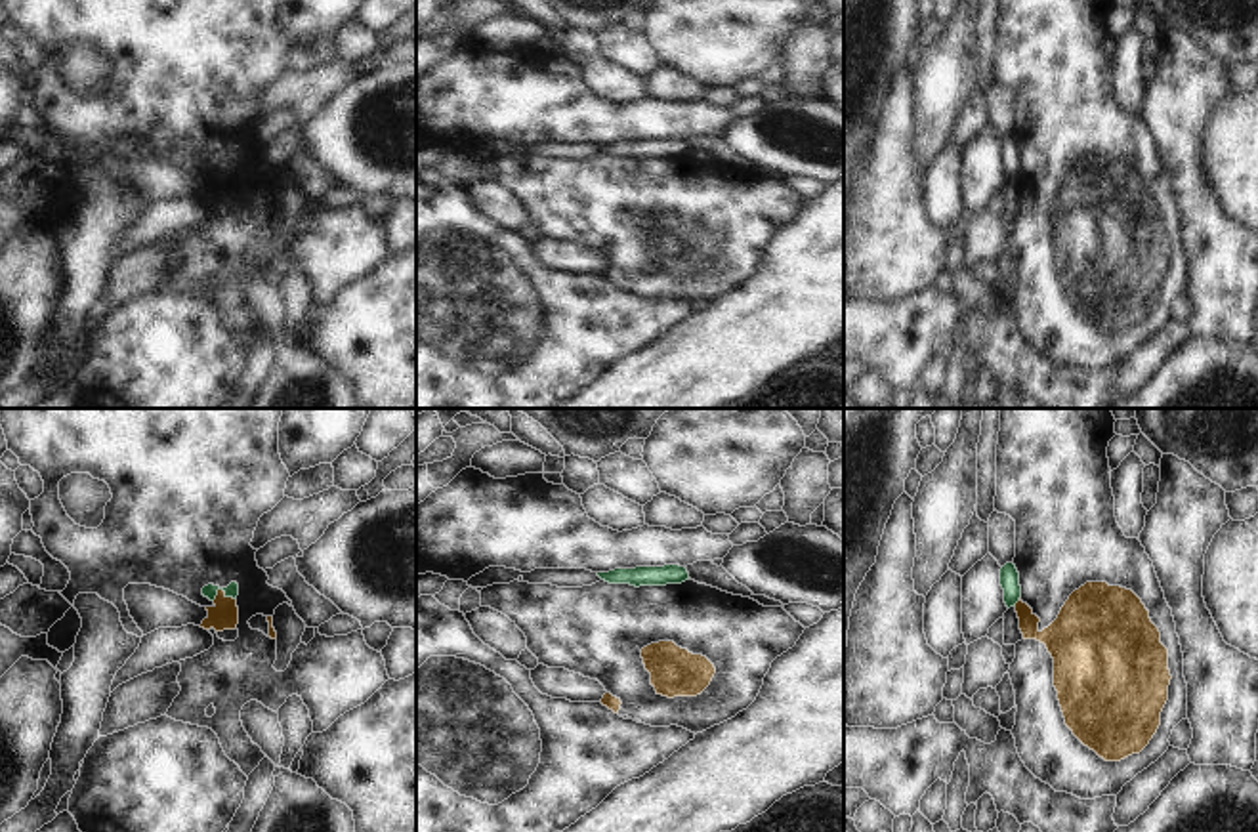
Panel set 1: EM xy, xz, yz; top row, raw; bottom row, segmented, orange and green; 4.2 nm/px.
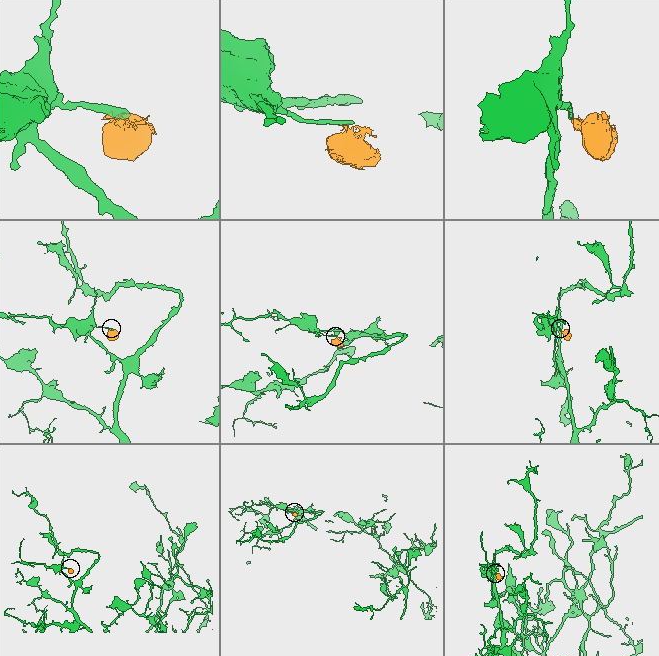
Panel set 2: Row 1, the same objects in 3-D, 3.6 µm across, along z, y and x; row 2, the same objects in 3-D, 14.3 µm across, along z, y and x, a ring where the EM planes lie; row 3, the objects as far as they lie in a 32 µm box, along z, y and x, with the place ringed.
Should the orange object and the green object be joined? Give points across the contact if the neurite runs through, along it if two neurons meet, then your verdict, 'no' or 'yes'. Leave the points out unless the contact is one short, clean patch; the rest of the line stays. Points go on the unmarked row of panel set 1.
along xy (212, 172), (220, 163), (235, 172) | no

